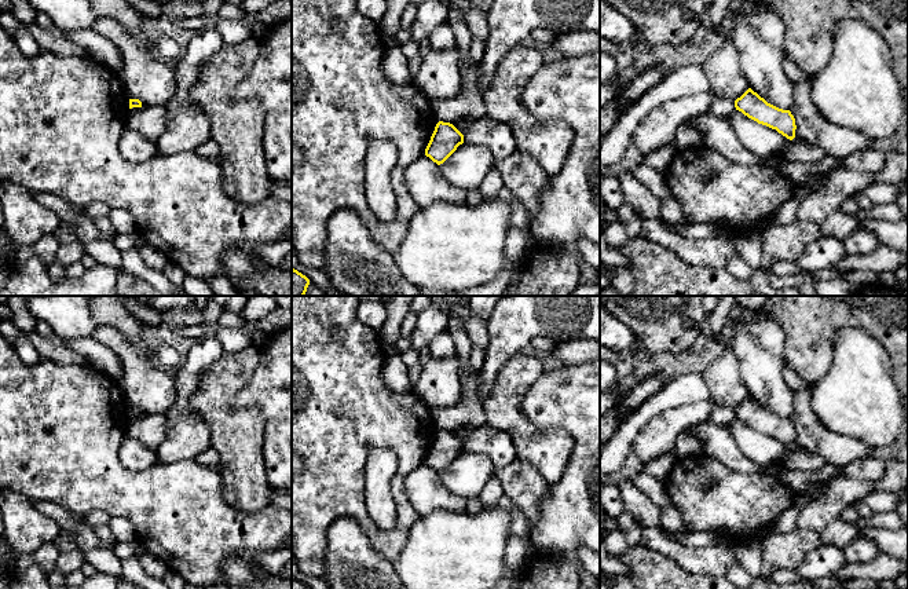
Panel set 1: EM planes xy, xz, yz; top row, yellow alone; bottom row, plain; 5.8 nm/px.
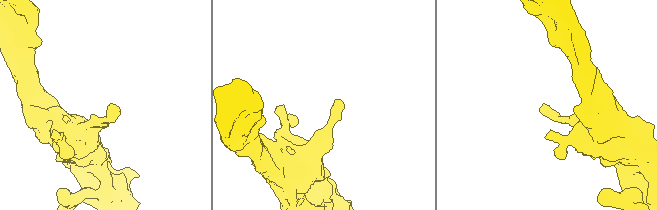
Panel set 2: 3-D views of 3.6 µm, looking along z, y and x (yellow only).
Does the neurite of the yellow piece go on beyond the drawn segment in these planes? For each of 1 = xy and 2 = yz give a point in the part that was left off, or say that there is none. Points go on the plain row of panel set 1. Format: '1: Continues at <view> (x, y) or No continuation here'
1: No continuation here
2: No continuation here

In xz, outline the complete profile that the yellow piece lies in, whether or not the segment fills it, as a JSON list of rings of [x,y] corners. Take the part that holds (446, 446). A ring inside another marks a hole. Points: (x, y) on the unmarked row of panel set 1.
[[[439,429],[425,457],[425,464],[440,473],[462,451],[464,443],[453,432]]]

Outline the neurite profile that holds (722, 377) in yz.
[[[725,344],[724,354],[702,373],[713,403],[729,406],[733,410],[750,395],[740,374],[737,356]]]

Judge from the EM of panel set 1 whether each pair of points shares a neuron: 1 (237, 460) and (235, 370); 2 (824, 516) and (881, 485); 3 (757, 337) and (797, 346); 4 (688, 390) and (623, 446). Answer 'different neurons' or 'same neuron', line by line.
1: same neuron
2: same neuron
3: different neurons
4: same neuron

